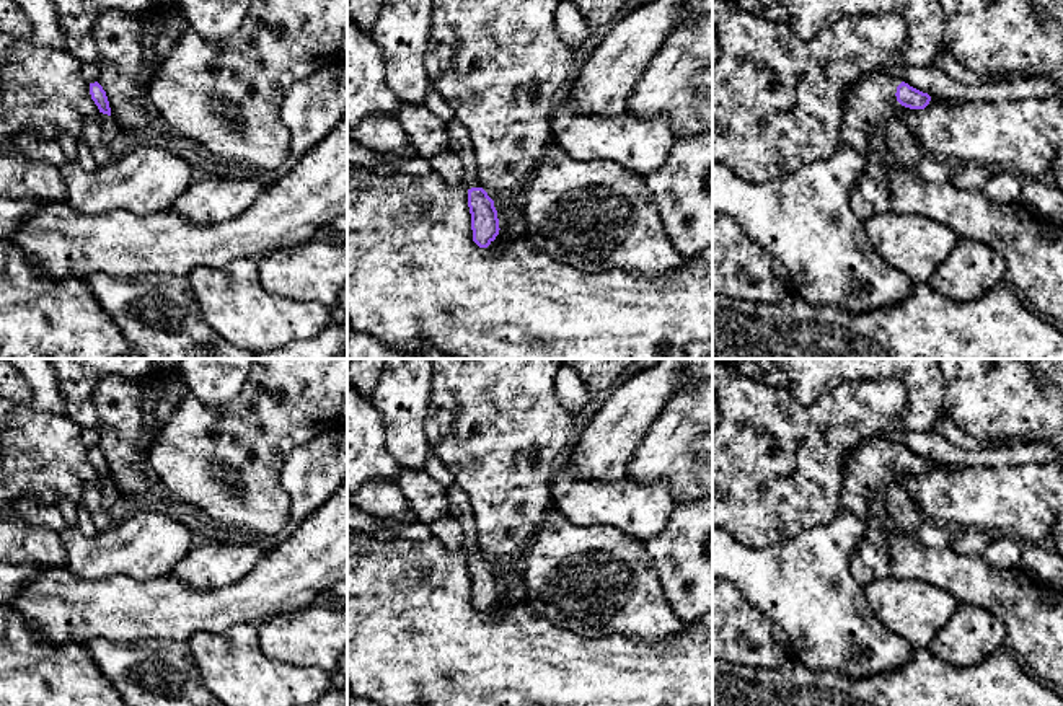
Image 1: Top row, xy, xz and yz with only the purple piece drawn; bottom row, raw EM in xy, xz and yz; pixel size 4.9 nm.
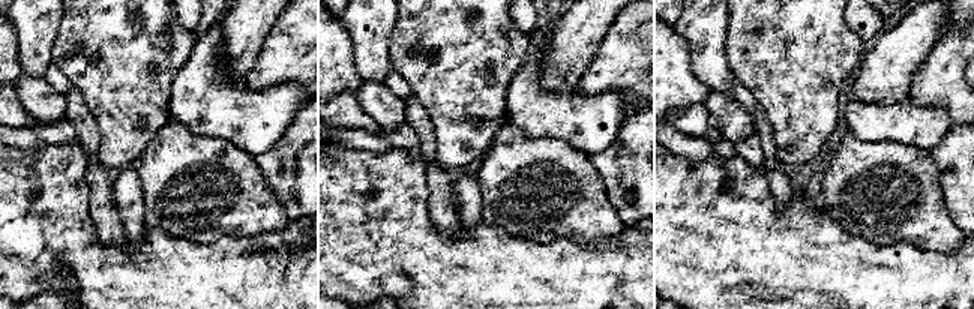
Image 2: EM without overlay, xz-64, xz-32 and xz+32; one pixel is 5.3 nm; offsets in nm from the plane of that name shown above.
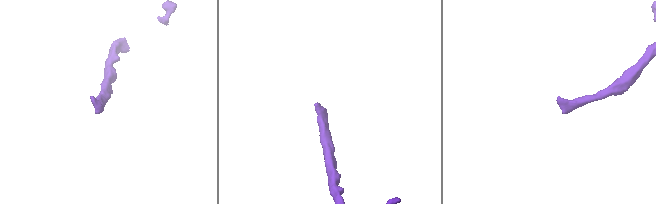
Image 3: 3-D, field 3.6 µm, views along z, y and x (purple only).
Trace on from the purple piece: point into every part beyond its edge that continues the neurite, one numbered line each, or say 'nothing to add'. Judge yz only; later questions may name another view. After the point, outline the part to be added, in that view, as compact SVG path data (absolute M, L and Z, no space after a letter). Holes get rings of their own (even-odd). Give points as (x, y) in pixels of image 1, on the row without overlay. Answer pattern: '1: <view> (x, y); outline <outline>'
1: yz (871, 465); outline M862 440L846 457L843 473L845 489L862 496L866 501L885 505L880 491L892 483L900 483L895 458L897 452L889 440Z

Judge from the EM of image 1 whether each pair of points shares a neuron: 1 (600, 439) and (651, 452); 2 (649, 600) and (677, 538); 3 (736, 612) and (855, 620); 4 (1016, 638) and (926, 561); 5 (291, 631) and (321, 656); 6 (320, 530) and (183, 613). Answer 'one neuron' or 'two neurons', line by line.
1: two neurons
2: two neurons
3: two neurons
4: one neuron
5: one neuron
6: one neuron

